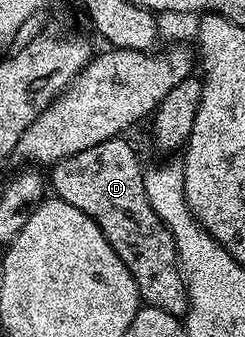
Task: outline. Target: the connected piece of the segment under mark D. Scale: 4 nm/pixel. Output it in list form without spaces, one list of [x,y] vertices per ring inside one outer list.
[[[117,137],[102,141],[102,145],[82,149],[82,153],[51,164],[51,190],[52,187],[56,190],[53,191],[55,198],[74,205],[102,229],[102,237],[110,241],[110,249],[114,249],[122,265],[130,269],[130,277],[134,277],[134,285],[147,306],[177,317],[187,316],[188,286],[180,270],[176,242],[146,197],[145,168],[140,168],[140,159],[126,140]]]

